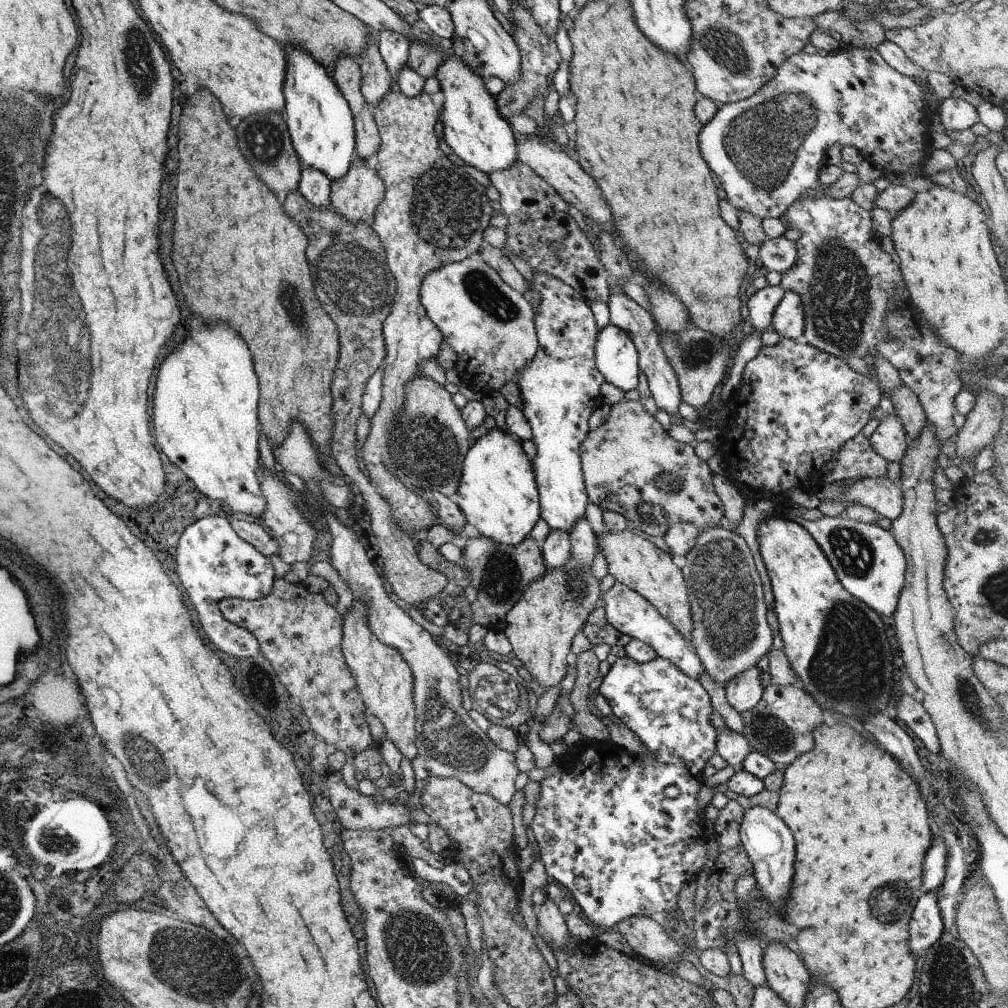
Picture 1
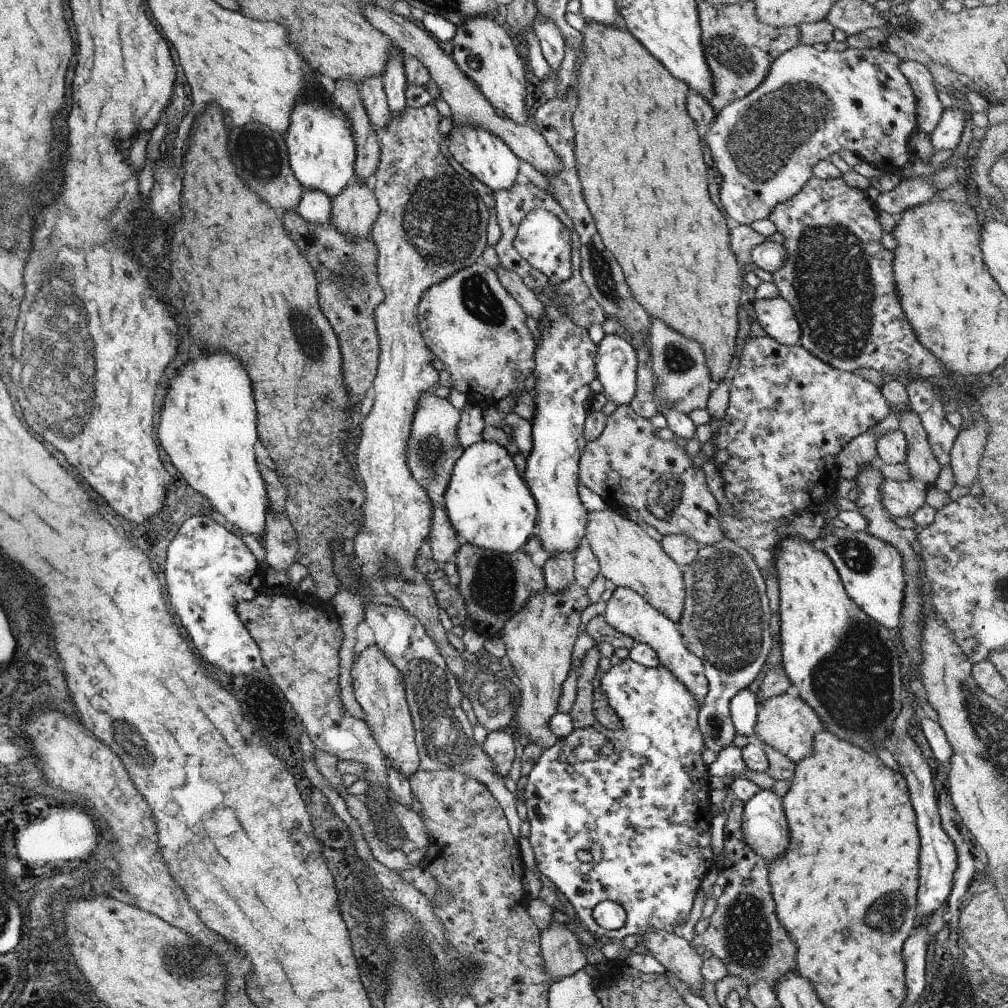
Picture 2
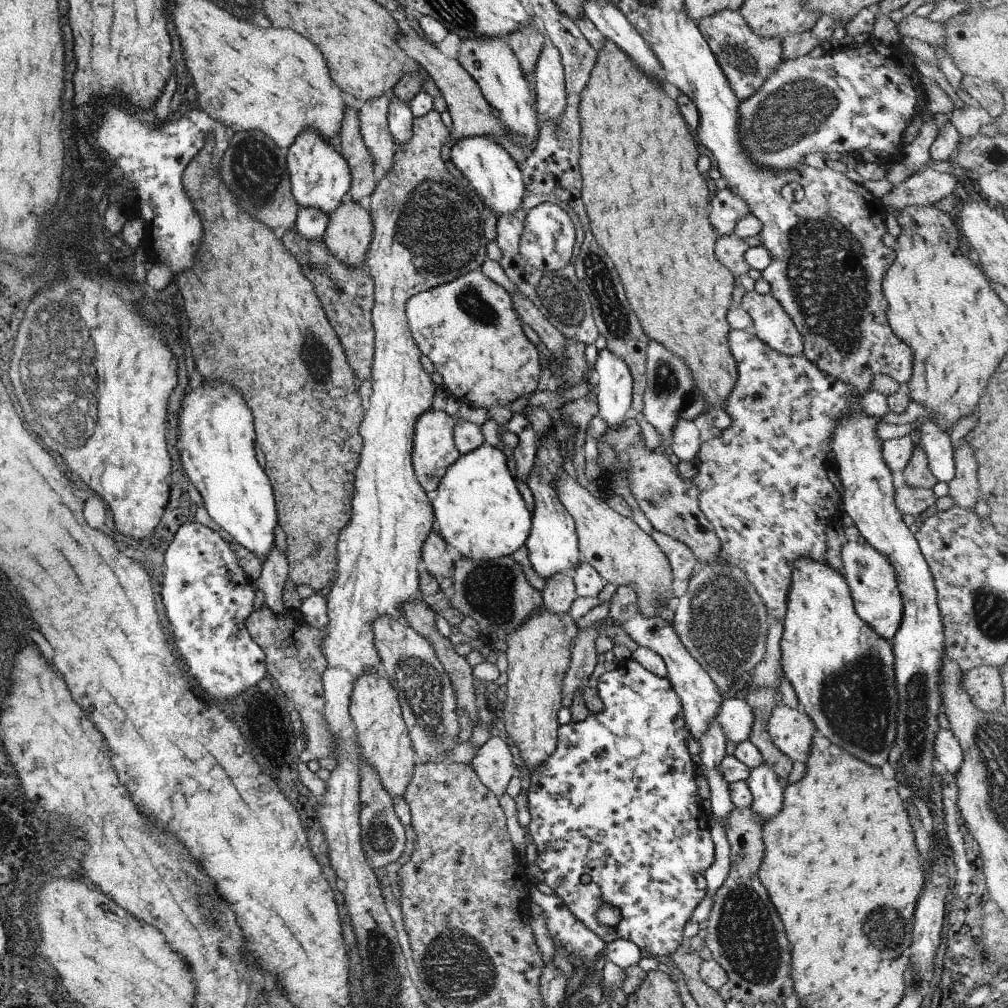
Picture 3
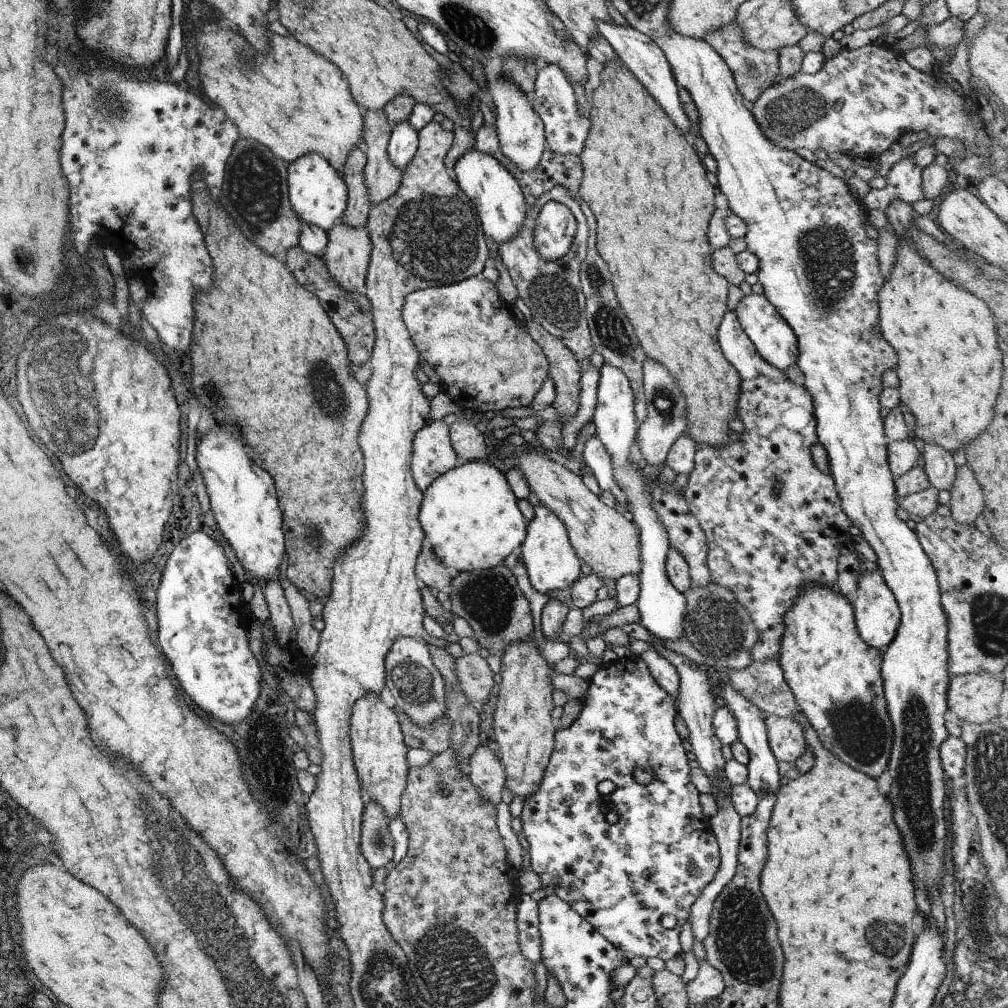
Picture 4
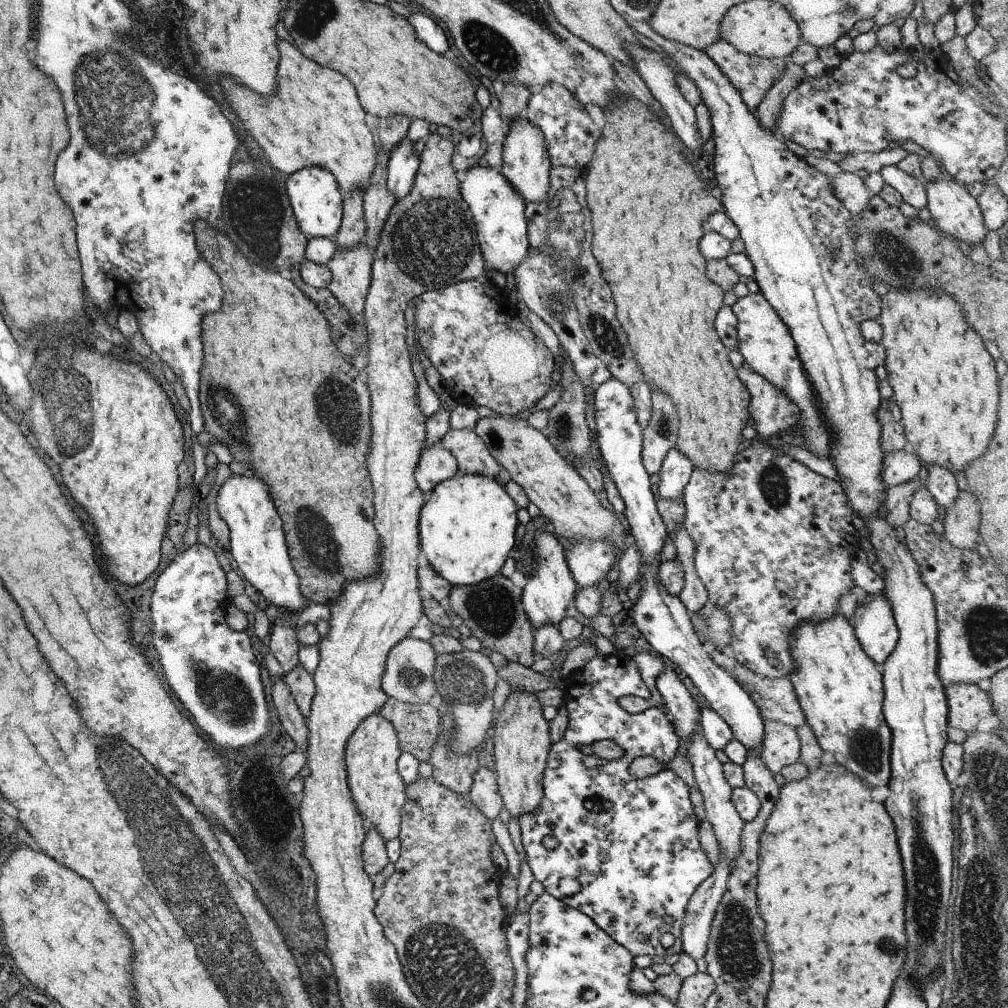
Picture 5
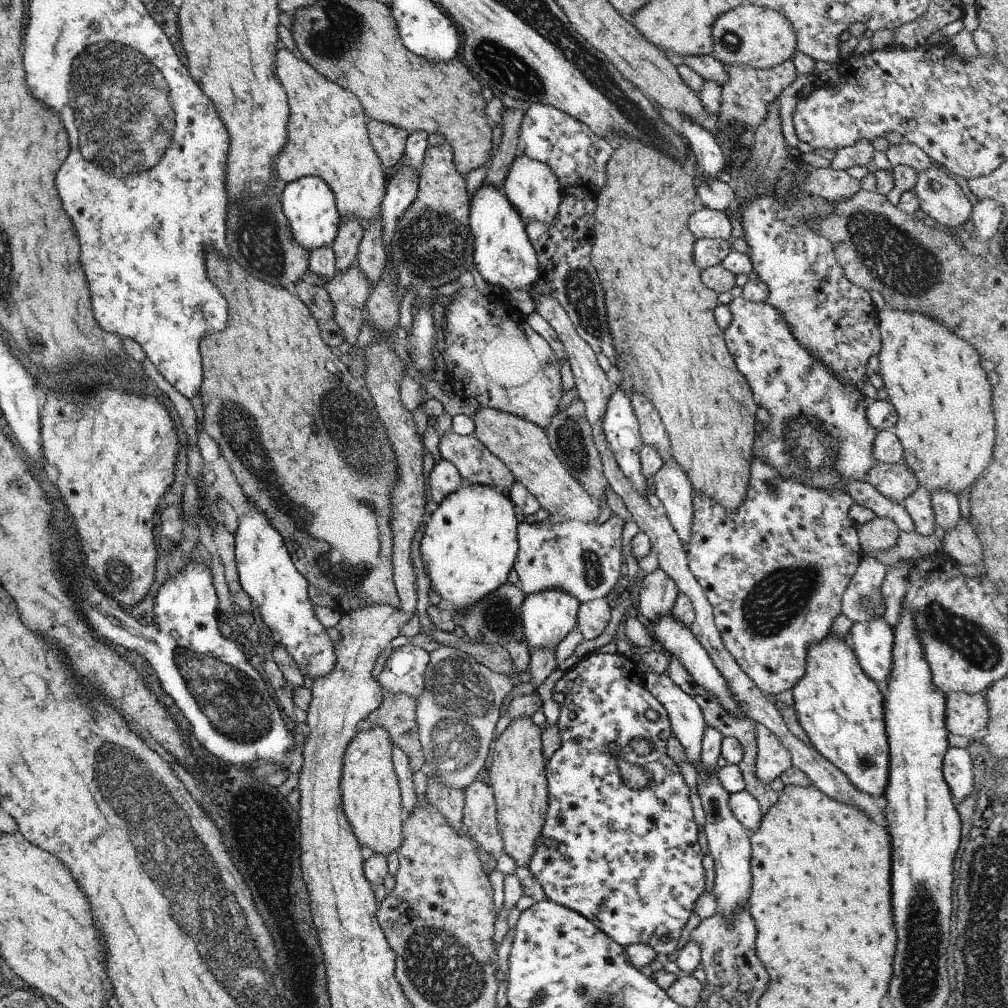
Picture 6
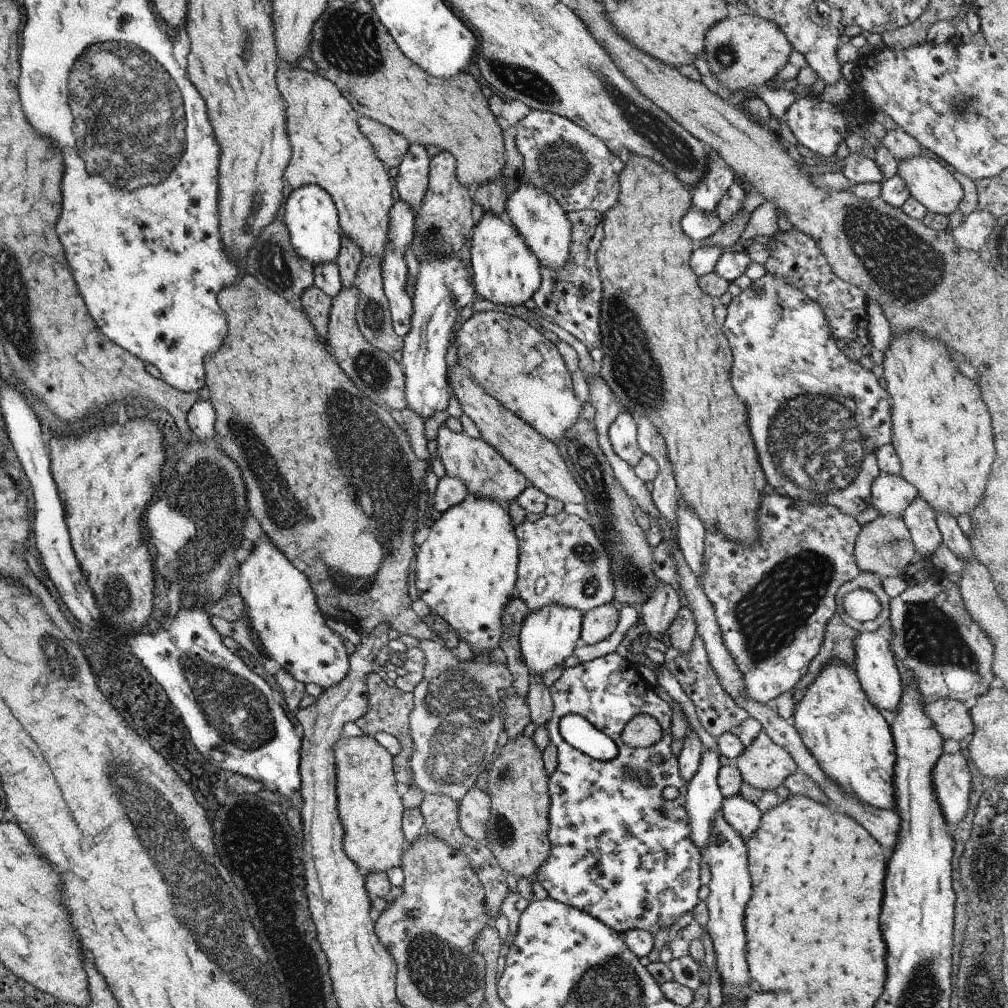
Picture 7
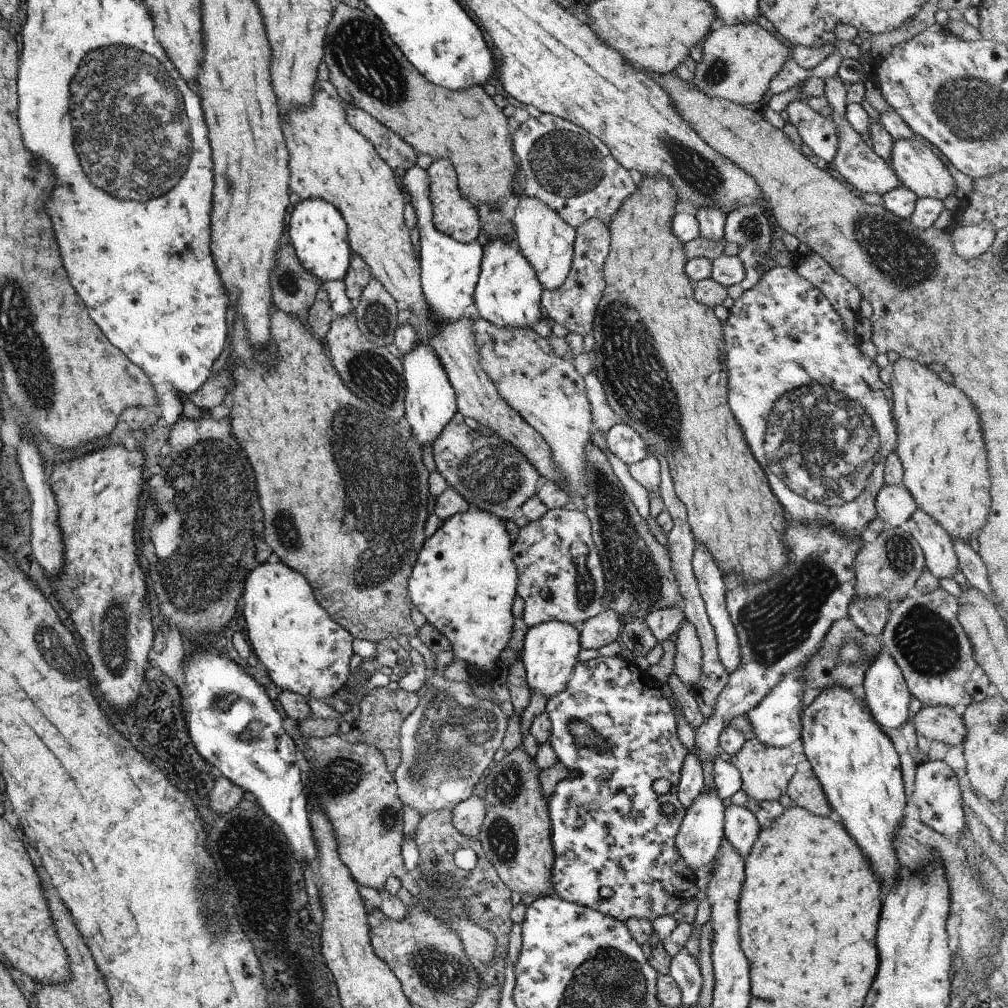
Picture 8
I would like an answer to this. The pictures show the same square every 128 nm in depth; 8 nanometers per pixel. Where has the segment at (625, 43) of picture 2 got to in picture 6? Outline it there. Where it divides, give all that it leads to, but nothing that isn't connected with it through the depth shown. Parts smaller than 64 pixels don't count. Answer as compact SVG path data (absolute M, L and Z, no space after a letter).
M616 135L616 139L621 144L617 150L613 150L611 158L605 163L605 180L600 191L593 196L595 203L593 209L592 238L591 244L591 264L597 270L597 278L601 282L601 288L604 292L604 305L606 310L607 328L609 329L612 343L615 351L615 367L621 376L617 387L629 395L631 390L639 391L651 403L660 416L663 428L670 442L670 453L674 461L681 467L691 483L693 491L699 491L701 494L709 495L716 503L719 503L725 510L732 511L739 506L746 493L746 486L749 478L748 460L751 455L751 444L753 442L753 431L756 420L754 419L756 402L752 399L752 392L746 383L743 375L737 370L733 357L728 353L725 346L722 330L717 326L714 319L714 308L719 304L716 292L707 288L700 279L698 266L693 264L691 250L693 250L693 234L687 230L687 218L695 210L696 190L693 190L693 178L683 170L679 162L675 162L671 156L665 156L655 147L643 141L637 140L634 136Z

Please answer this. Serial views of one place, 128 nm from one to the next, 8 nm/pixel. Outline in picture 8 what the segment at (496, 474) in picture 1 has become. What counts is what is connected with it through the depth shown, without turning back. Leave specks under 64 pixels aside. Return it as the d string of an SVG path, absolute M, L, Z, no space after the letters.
M469 506L467 510L449 515L449 518L442 521L441 526L439 526L431 536L425 538L419 549L419 553L417 553L417 558L413 563L412 571L408 578L409 600L412 602L413 606L425 616L426 622L431 623L443 636L445 636L445 638L447 638L452 648L453 659L459 658L459 660L463 660L463 662L466 663L466 668L467 666L477 668L479 674L484 674L483 678L490 682L494 681L496 668L501 667L498 659L499 652L505 648L510 639L512 622L514 621L511 615L511 604L513 604L513 599L516 594L517 573L516 566L512 561L511 545L512 542L509 541L509 535L507 534L503 520L489 511L479 510L475 508L475 506Z

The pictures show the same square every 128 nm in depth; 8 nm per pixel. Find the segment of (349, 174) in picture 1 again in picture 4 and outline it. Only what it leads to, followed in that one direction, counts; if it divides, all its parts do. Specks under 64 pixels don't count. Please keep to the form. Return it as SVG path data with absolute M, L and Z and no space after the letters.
M339 219L326 231L326 245L321 256L325 264L325 272L328 272L343 290L350 293L353 291L363 293L364 278L369 262L370 250L371 241L365 226L347 226Z

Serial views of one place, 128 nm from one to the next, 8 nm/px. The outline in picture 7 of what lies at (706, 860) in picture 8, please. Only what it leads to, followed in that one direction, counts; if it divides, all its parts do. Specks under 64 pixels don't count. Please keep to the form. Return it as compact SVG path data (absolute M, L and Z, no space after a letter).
M706 749L700 754L700 761L695 771L695 774L688 780L685 793L685 810L688 814L688 825L690 828L690 836L693 844L700 851L701 847L706 848L708 841L709 829L714 817L714 814L721 809L722 794L716 783L716 776L719 770L719 760L717 757L719 752Z

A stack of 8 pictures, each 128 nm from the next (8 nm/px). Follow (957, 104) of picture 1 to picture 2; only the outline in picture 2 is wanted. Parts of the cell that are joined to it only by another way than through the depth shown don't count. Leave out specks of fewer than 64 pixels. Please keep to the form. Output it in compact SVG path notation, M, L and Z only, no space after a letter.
M953 104L950 108L942 109L940 119L930 132L930 142L935 150L954 150L959 142L967 112Z

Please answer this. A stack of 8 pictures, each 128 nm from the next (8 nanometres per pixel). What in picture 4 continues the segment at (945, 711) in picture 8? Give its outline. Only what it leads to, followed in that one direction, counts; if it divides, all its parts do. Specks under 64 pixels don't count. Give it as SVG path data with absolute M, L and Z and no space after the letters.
M971 673L952 676L948 679L946 694L947 708L954 712L960 721L981 724L998 716L997 704L1001 700L1004 684L989 673Z

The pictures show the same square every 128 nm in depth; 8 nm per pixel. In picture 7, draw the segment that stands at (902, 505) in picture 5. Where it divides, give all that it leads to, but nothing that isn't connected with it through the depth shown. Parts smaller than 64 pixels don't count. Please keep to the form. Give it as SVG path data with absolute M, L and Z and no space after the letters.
M878 516L874 520L860 526L855 537L853 556L859 571L876 574L882 582L887 577L904 576L905 568L913 562L914 550L912 540L900 516Z

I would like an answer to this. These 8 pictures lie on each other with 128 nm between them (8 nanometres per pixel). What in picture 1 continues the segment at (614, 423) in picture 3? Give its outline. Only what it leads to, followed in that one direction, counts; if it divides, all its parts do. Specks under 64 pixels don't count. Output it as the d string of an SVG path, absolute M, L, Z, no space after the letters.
M608 323L596 334L594 342L594 365L602 374L602 377L609 382L627 392L636 388L638 376L641 374L638 367L638 356L633 341L629 335L613 323Z

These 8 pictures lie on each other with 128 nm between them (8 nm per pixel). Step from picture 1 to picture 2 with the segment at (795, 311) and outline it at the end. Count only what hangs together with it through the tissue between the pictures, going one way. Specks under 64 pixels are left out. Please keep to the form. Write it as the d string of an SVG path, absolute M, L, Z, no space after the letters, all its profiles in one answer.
M784 298L757 299L751 303L755 320L767 337L782 345L794 345L798 341L800 328L792 306Z

